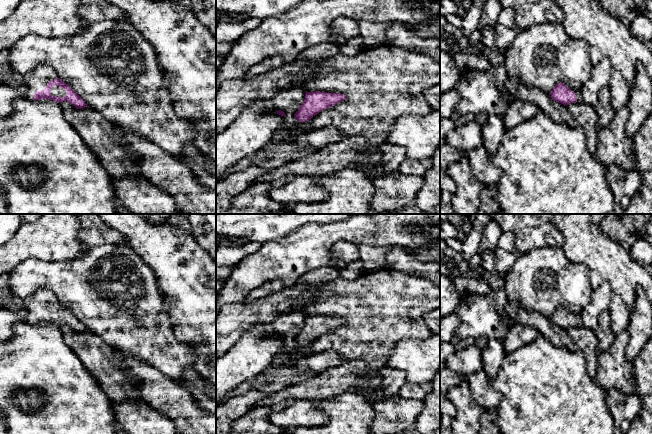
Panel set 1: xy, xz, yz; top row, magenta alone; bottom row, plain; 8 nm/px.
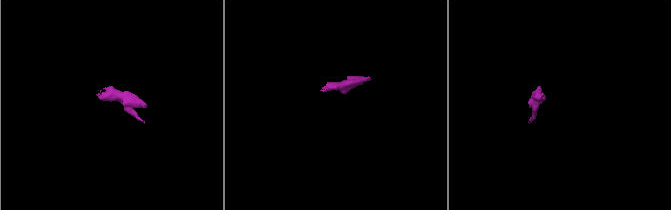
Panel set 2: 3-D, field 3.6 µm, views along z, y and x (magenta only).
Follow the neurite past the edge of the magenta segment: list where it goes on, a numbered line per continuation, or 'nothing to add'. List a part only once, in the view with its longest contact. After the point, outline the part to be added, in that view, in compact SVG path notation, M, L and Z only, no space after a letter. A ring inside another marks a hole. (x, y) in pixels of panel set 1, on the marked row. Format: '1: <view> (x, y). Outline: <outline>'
1: xy (56, 90). Outline: M55 85L51 89L51 94L53 96L56 96L57 95L58 97L65 97L66 96L66 90L63 89L63 88L61 88L61 87L59 87L59 86L57 86L57 85Z

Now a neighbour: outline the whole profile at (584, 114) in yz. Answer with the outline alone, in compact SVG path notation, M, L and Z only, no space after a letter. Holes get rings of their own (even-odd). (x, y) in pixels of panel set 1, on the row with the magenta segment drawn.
M507 77L504 86L514 100L519 99L537 105L543 113L549 115L556 122L565 122L571 127L580 125L584 130L589 152L595 153L600 129L597 126L598 115L593 106L583 102L564 106L554 101L550 94L527 86L518 78Z

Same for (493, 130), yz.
M505 114L489 115L487 122L483 125L483 146L490 156L494 156L502 142L503 135L506 133Z

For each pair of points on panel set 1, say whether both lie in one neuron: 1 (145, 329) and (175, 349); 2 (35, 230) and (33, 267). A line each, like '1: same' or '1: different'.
1: same
2: different

